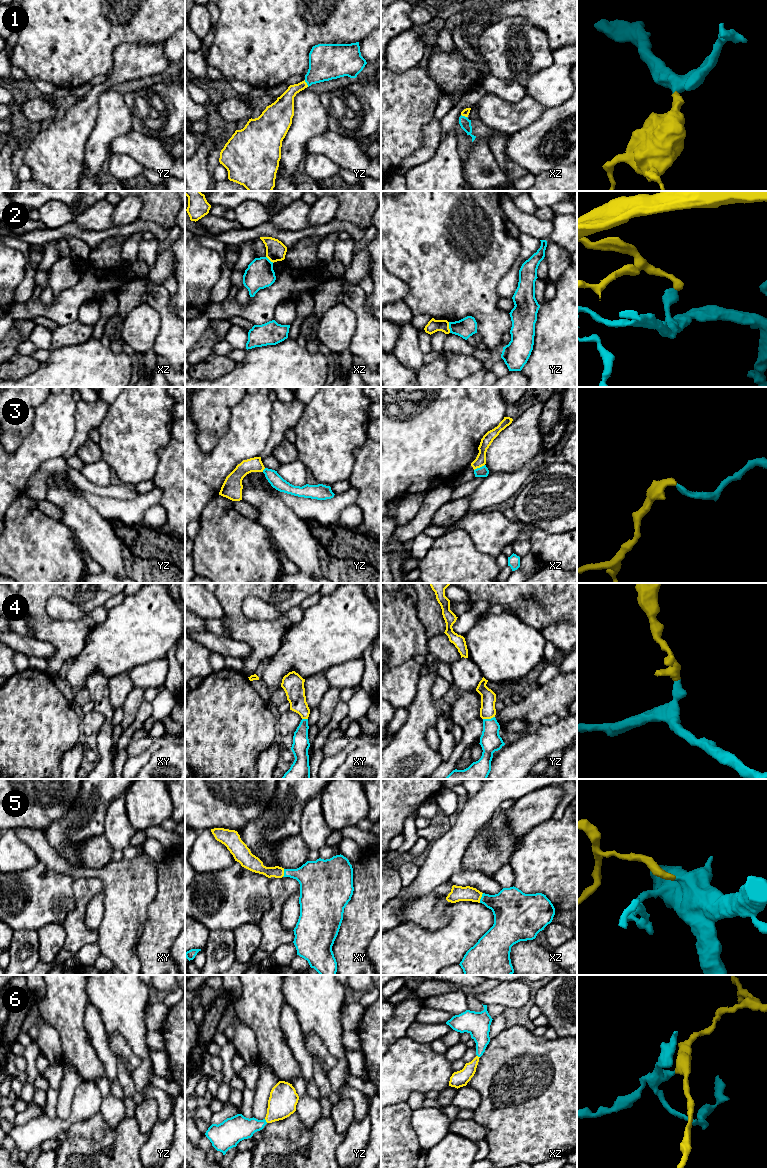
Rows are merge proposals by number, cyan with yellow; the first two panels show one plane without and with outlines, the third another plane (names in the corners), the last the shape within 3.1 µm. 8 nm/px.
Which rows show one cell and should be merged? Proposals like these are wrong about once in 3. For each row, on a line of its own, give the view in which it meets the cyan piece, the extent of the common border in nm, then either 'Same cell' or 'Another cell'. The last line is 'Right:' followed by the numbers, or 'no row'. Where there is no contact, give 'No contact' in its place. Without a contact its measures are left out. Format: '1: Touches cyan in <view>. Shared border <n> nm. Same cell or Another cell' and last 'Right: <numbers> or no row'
1: Touches cyan in yz. Shared border 70 nm. Same cell
2: Touches cyan in yz. Shared border 90 nm. Another cell
3: Touches cyan in xz. Shared border 100 nm. Another cell
4: Touches cyan in yz. Shared border 100 nm. Same cell
5: Touches cyan in xz. Shared border 90 nm. Same cell
6: Touches cyan in yz. Shared border 40 nm. Same cell
Right: 1, 4, 5, 6

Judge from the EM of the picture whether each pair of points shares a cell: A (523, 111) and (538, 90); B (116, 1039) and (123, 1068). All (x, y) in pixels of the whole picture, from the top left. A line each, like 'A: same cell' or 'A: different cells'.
A: different cells
B: same cell

